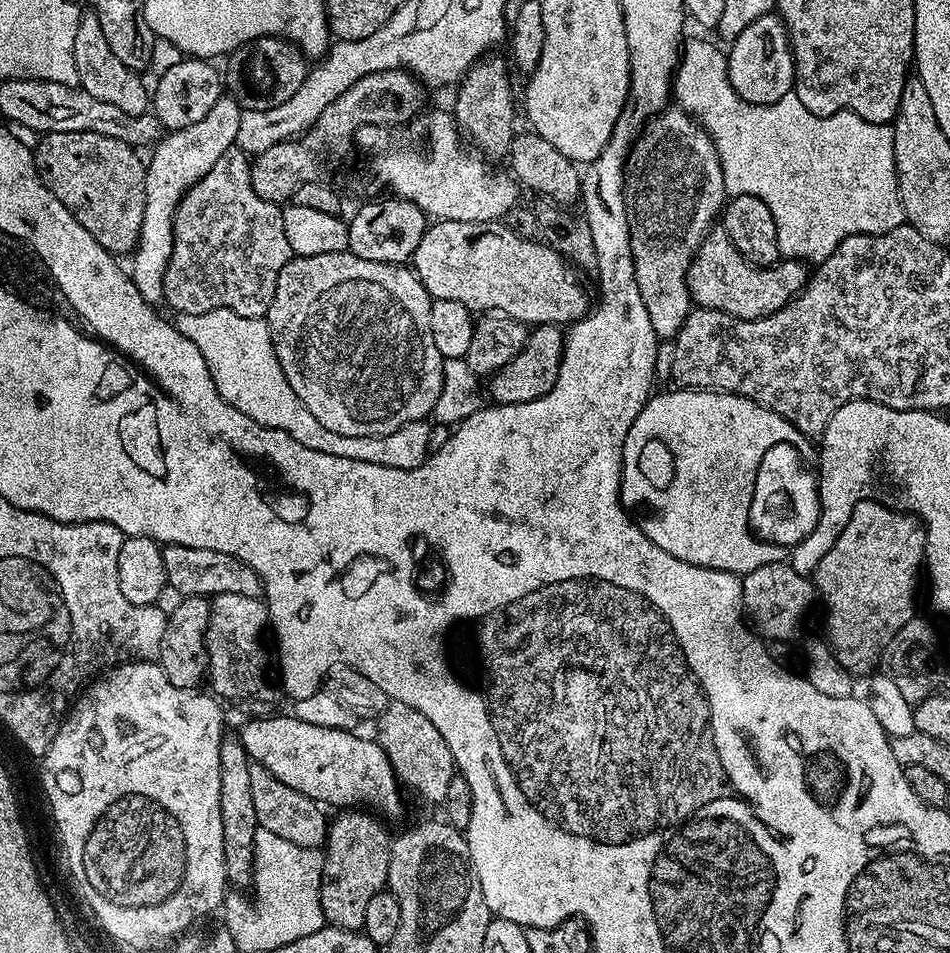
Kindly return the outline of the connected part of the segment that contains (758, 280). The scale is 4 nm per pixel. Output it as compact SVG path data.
M713 227L705 236L702 246L696 251L696 257L688 271L688 293L692 296L693 305L710 310L722 310L734 318L743 320L757 320L773 316L778 310L782 310L802 291L808 282L809 269L803 263L796 262L792 268L780 268L781 266L761 266L751 264L745 256L739 252L730 242L727 232L723 227Z

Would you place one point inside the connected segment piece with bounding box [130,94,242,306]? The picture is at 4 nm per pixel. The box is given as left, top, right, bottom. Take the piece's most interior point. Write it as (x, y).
(180, 159)

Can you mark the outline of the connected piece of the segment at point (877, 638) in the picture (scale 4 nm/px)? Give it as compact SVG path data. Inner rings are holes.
M863 500L854 506L854 510L850 514L850 518L843 521L844 528L835 533L830 550L820 553L820 561L814 573L814 592L820 600L824 603L824 632L828 647L831 648L832 654L836 657L841 667L845 669L853 677L858 676L867 677L869 674L875 673L878 666L876 663L880 660L880 655L885 655L890 646L890 638L894 638L894 634L898 634L898 630L902 630L902 626L906 626L906 622L910 622L912 617L917 615L918 608L916 608L916 579L921 579L922 569L925 567L926 561L924 558L924 525L916 519L915 516L901 512L895 508L888 508L884 504L878 503L876 500Z

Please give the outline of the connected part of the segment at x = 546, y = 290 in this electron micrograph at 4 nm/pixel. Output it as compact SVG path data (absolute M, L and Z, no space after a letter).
M439 220L429 223L410 261L433 300L462 302L473 313L501 312L525 326L571 325L589 311L577 269L549 244L520 236L502 222Z

